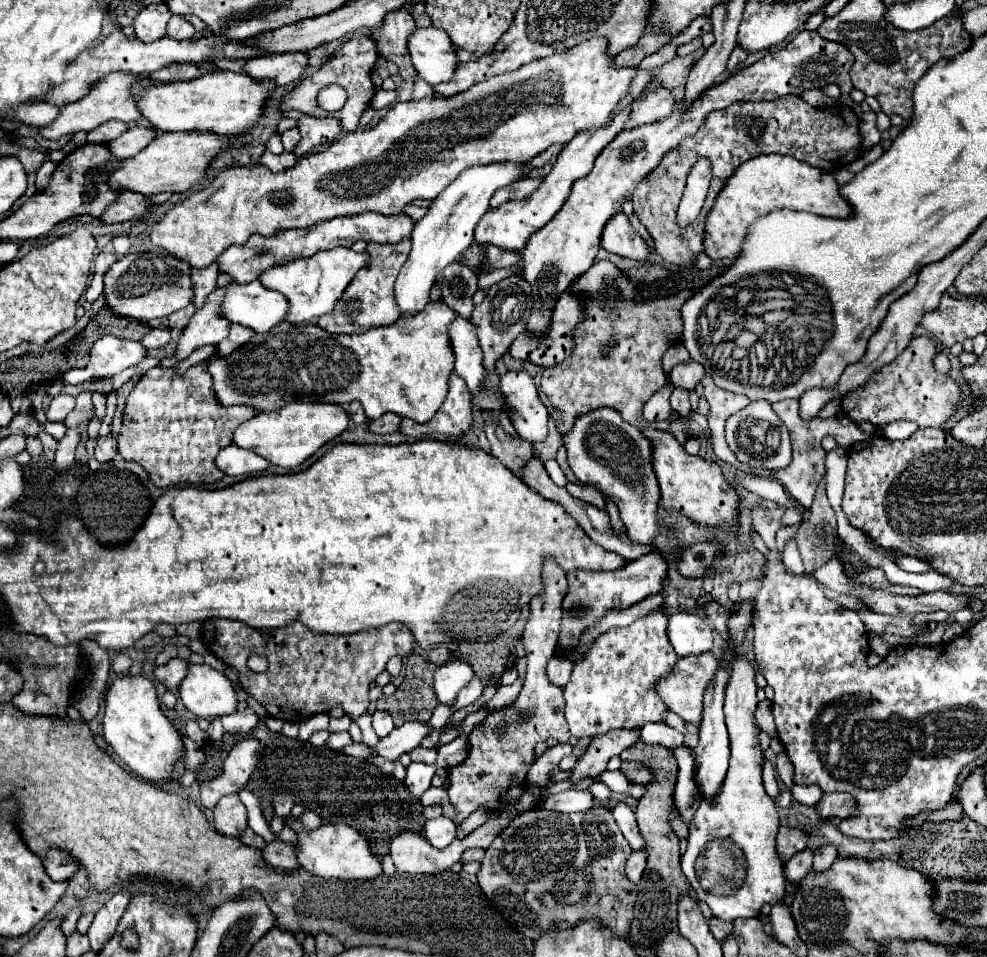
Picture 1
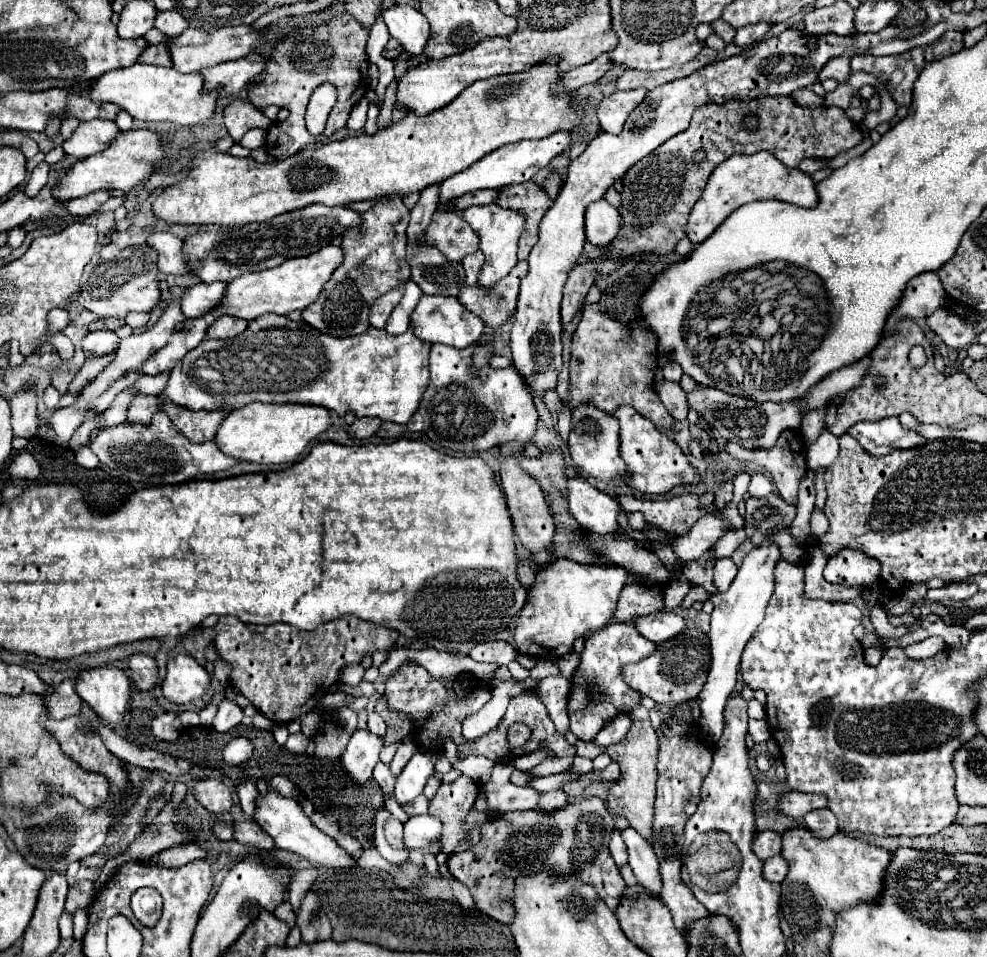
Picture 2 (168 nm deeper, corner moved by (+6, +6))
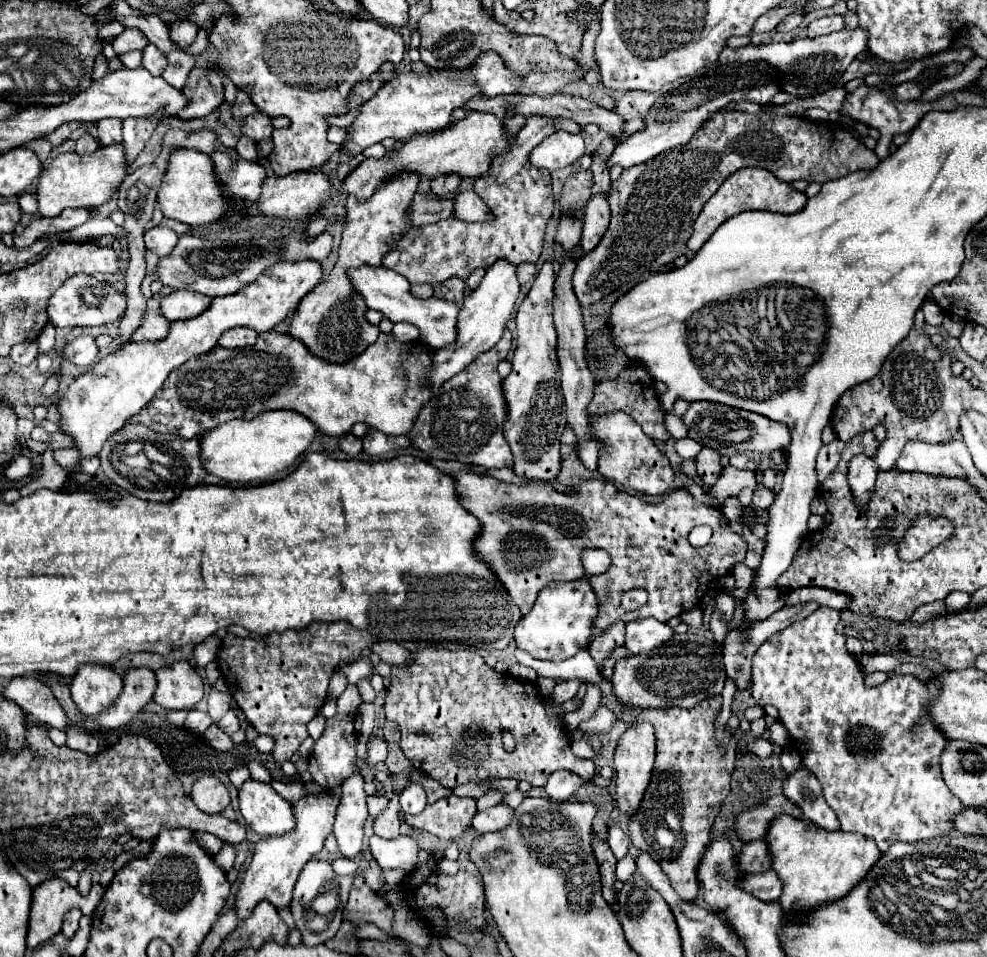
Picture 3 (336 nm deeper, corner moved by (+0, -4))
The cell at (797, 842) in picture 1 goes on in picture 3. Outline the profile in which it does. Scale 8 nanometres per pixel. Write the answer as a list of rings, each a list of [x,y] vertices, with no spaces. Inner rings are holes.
[[[751,841],[739,853],[739,863],[745,873],[763,873],[771,869],[771,855],[765,841]]]

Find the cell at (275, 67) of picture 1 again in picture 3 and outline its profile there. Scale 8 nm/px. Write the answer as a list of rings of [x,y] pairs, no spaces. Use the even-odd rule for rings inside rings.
[[[219,67],[193,69],[187,85],[183,87],[183,93],[187,93],[191,105],[187,105],[187,109],[183,109],[179,117],[195,119],[195,117],[207,117],[209,113],[217,111],[225,103],[223,77],[227,77],[227,73]]]

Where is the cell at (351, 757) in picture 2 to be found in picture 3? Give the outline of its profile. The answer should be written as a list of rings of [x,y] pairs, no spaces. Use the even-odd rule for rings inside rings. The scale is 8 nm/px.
[[[351,775],[341,783],[341,799],[335,817],[335,837],[339,851],[345,857],[361,853],[364,843],[364,826],[367,819],[367,793],[363,791],[363,777]]]

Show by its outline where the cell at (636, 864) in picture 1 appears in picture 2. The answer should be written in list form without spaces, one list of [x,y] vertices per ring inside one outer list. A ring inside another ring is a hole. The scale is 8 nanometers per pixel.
[[[615,829],[613,835],[611,835],[611,841],[609,841],[609,851],[611,851],[611,857],[615,859],[617,865],[623,865],[627,863],[627,847],[621,839],[621,833]]]

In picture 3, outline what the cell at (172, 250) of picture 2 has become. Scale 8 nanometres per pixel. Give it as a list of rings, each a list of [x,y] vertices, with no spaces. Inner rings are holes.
[[[151,227],[149,231],[145,231],[145,247],[157,253],[161,259],[171,255],[177,241],[179,241],[177,233],[167,227]]]

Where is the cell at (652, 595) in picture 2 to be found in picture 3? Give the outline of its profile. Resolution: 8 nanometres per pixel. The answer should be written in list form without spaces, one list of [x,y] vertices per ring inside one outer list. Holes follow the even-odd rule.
[[[451,473],[457,481],[457,493],[461,497],[461,505],[471,511],[479,521],[483,523],[483,533],[479,535],[479,541],[475,541],[477,553],[481,553],[483,561],[491,565],[491,569],[497,571],[501,583],[513,597],[515,605],[519,605],[521,613],[527,615],[537,599],[537,593],[551,581],[571,581],[583,577],[583,565],[581,565],[581,549],[605,549],[611,557],[611,567],[607,573],[591,575],[591,587],[599,593],[601,601],[601,613],[595,619],[595,625],[599,629],[609,629],[613,623],[623,621],[635,621],[641,617],[655,617],[663,623],[667,623],[671,617],[677,617],[693,605],[697,605],[711,579],[717,579],[721,575],[727,575],[739,561],[745,559],[747,543],[743,537],[739,537],[729,523],[721,523],[721,513],[717,509],[711,509],[709,505],[697,501],[691,493],[683,491],[671,491],[661,503],[649,505],[643,503],[639,497],[627,495],[625,491],[615,489],[613,483],[607,481],[585,481],[577,485],[577,495],[569,497],[563,493],[557,493],[555,489],[547,485],[525,485],[517,487],[511,483],[503,483],[499,479],[487,477],[487,475],[475,475],[475,473]],[[695,525],[711,525],[713,537],[705,547],[693,547],[687,541],[689,531]],[[625,589],[645,589],[649,593],[649,601],[639,611],[623,611],[621,609],[621,597]]]

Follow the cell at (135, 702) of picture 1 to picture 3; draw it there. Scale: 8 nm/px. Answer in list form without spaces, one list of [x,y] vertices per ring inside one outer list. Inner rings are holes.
[[[83,665],[69,687],[79,711],[87,717],[97,717],[117,701],[123,691],[123,679],[111,667]]]

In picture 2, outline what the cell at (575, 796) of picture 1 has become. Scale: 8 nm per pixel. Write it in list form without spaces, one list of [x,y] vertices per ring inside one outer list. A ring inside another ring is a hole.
[[[497,763],[489,783],[485,783],[487,811],[489,813],[509,813],[535,809],[539,791],[531,787],[515,787],[511,781],[511,763]]]

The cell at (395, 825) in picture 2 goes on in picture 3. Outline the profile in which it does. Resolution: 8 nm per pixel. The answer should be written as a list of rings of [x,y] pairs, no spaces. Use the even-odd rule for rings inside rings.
[[[391,799],[389,807],[375,819],[373,831],[377,837],[383,839],[395,839],[399,837],[399,819],[397,819],[397,809],[399,809],[399,799]]]

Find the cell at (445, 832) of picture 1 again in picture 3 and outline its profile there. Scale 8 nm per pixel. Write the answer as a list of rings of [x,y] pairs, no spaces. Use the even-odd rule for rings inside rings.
[[[401,835],[395,841],[383,841],[381,837],[371,837],[369,849],[381,869],[413,869],[417,865],[419,845],[413,837]]]

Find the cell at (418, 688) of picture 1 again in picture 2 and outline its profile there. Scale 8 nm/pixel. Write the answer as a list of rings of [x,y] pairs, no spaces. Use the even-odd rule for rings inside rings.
[[[381,699],[375,707],[375,711],[385,719],[387,723],[387,733],[385,733],[385,745],[391,745],[391,743],[399,743],[403,741],[403,737],[407,737],[413,729],[413,723],[409,723],[409,717],[397,713],[397,711],[389,711],[387,705],[385,705],[385,699]]]

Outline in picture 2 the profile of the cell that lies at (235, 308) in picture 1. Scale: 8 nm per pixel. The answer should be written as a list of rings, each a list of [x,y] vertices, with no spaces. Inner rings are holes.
[[[217,281],[217,283],[197,283],[191,285],[183,291],[181,295],[181,311],[185,317],[195,319],[199,315],[205,315],[209,309],[213,309],[217,305],[217,301],[221,301],[223,293],[225,293],[225,283]]]

